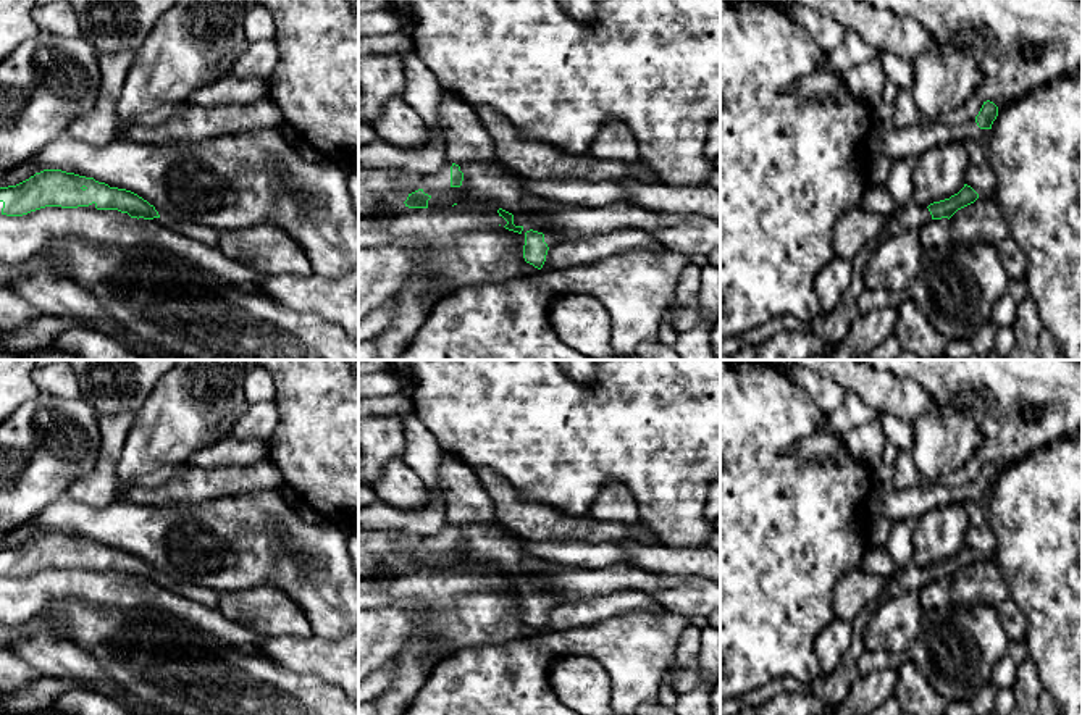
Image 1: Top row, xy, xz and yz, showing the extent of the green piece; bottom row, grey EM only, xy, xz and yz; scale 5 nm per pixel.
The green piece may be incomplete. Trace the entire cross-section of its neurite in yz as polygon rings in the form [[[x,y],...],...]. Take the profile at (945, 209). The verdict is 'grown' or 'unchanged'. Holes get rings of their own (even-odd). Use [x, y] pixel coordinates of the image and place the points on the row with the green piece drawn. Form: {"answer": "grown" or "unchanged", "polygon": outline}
{"answer": "unchanged", "polygon": [[[967,184],[951,195],[950,199],[933,202],[927,208],[932,215],[932,220],[951,218],[958,210],[974,203],[979,199],[979,194]]]}

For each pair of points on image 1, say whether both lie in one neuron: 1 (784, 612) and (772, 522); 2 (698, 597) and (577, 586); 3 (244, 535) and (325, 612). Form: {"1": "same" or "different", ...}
{"1": "same", "2": "same", "3": "same"}

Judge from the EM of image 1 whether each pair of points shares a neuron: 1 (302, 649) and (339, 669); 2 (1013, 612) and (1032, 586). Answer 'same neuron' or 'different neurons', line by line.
1: same neuron
2: different neurons

